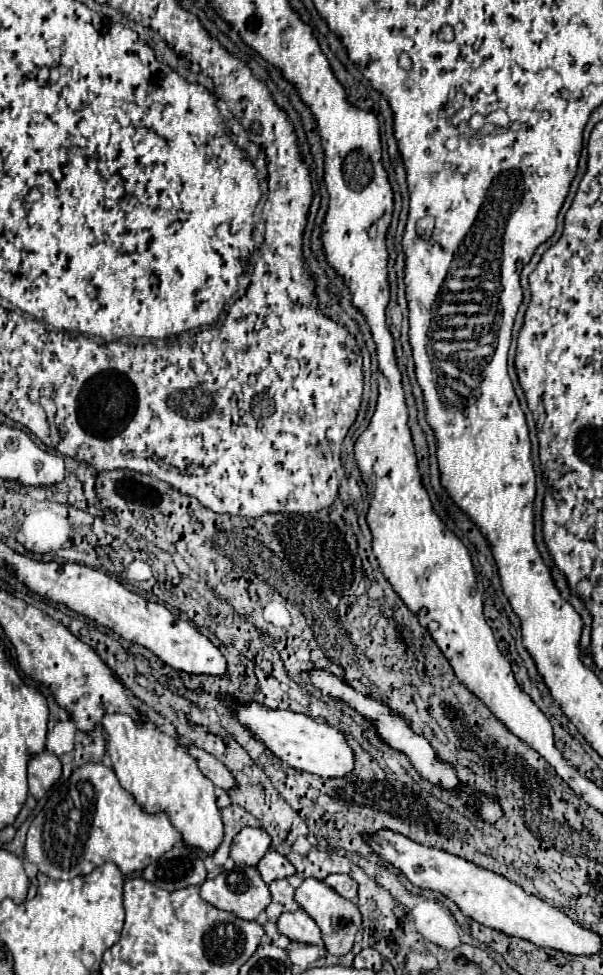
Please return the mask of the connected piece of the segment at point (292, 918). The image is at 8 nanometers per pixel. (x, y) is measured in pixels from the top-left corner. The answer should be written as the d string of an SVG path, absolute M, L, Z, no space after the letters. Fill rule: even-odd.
M298 909L292 913L282 913L278 917L278 931L296 943L322 945L318 925L304 909Z

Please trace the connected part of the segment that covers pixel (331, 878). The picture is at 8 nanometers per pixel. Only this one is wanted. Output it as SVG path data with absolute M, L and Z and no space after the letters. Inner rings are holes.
M328 875L324 881L344 899L354 899L358 893L358 885L350 875Z

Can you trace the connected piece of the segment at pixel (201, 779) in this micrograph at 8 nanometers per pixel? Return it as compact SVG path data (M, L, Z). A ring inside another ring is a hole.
M142 713L144 725L138 727L128 715L104 715L102 727L108 739L108 755L120 785L134 795L146 813L166 813L170 823L182 833L186 845L204 853L214 853L224 837L220 809L216 807L214 785L204 777L196 761L176 737L168 737Z

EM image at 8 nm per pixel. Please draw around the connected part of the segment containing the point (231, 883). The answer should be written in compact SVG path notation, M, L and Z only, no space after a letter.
M234 867L212 881L204 881L200 897L212 907L246 921L254 921L270 903L268 885L260 879L256 867Z

